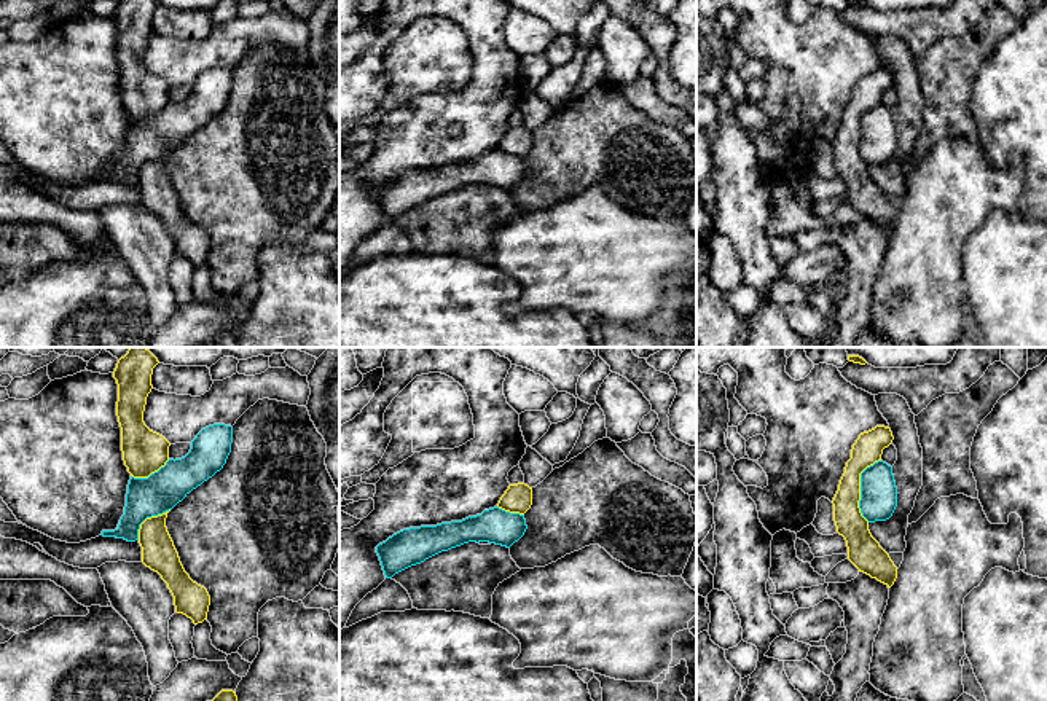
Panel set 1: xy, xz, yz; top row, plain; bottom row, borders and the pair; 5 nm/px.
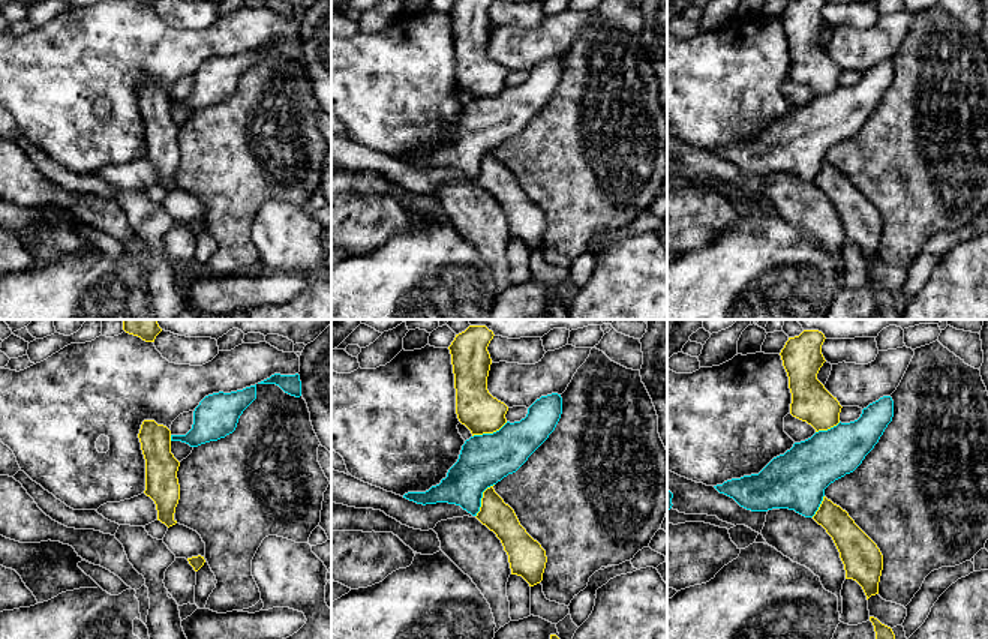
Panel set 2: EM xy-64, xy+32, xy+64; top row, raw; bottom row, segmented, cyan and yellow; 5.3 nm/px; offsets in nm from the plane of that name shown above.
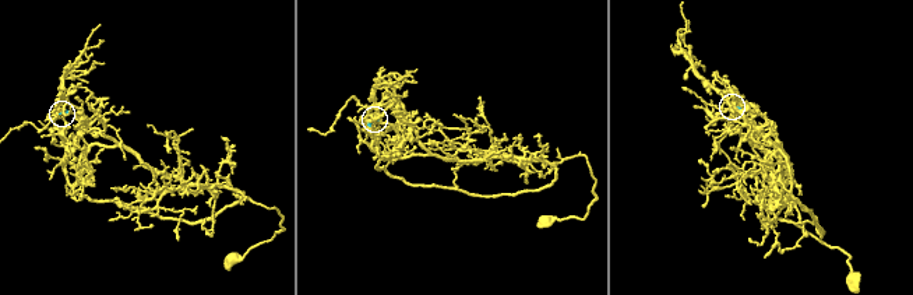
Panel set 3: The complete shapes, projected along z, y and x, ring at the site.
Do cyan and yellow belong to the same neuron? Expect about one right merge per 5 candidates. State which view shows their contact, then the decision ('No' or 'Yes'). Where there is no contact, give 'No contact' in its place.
Touches cyan in yz. No

